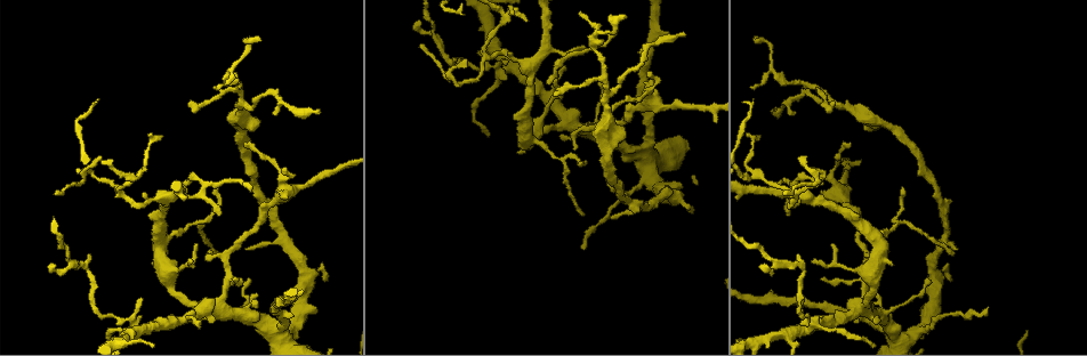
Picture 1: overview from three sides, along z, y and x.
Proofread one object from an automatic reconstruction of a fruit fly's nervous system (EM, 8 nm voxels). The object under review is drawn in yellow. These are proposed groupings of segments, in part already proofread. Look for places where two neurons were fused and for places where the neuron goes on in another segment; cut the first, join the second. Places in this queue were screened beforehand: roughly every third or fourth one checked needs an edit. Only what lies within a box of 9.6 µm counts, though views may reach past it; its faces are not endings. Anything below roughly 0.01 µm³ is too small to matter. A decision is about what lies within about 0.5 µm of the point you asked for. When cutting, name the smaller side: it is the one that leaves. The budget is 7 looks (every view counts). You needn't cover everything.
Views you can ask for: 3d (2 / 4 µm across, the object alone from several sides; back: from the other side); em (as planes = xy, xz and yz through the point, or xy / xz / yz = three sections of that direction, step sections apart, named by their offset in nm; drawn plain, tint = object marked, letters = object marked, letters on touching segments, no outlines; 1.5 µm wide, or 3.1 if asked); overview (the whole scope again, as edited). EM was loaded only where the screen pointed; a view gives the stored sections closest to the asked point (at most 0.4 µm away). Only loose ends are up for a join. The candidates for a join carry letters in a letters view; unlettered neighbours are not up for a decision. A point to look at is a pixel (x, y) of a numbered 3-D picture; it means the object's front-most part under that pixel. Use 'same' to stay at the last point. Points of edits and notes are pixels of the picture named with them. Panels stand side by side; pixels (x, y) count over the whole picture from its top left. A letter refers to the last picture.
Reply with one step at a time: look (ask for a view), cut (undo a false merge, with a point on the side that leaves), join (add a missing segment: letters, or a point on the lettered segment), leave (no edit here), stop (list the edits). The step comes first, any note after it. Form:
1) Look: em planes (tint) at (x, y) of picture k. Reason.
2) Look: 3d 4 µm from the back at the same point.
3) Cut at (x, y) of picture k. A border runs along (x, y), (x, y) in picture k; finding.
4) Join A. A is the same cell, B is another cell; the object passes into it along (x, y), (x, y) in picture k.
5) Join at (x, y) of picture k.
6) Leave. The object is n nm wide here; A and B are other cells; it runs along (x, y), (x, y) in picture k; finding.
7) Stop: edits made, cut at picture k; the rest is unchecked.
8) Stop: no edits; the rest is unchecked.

Look: 3d 4 µm at (142, 300) of picture 1. Tapers out.

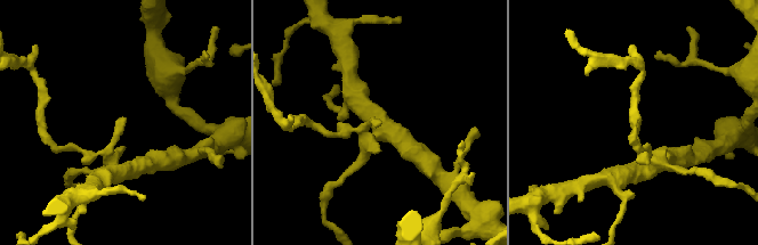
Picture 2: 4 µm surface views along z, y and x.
Look: em planes (letters) at (126, 119) of picture 2.

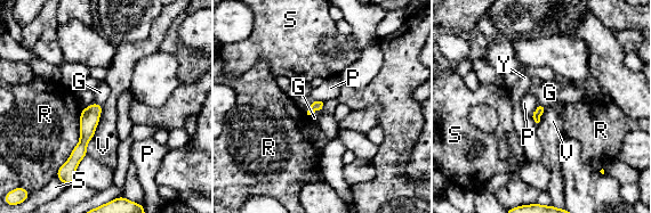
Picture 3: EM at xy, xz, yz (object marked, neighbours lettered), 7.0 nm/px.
Leave. G, P, R, S, V and Y are other cells; it runs along (99, 107), (67, 164) in picture 3; none of them fits.

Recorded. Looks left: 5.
Look: em xy step 4 (tint) at (141, 172) of picture 1. Arms part here.

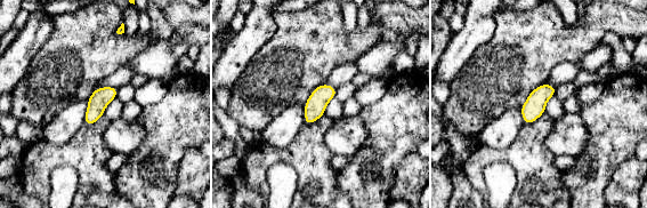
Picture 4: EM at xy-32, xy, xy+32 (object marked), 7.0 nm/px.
Look: em yz step 4 (letters) at the same point.

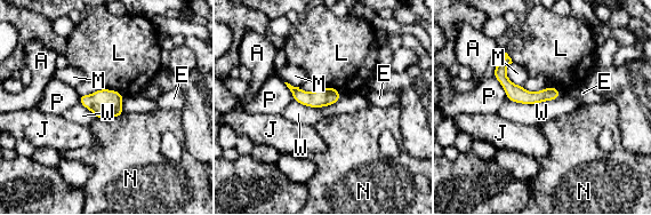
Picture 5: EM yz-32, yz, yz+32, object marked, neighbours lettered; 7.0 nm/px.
Leave. The longest contact is with W, 380 nm; A, E, J, L, M, N, P and W are other cells; it runs along (499, 64), (517, 94), (556, 94) in picture 5; all the same neuron.

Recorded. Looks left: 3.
Look: 3d 4 µm at (770, 111) of picture 1. An open end.

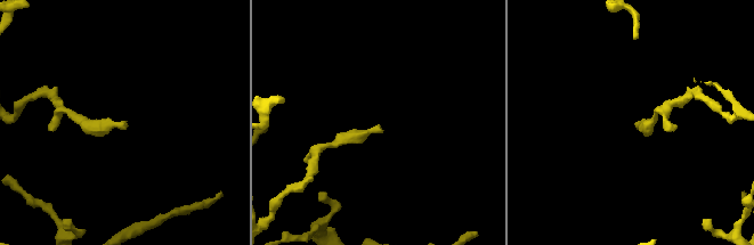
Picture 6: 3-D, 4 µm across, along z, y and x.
Look: em planes (plain) at (379, 130) of picture 6. Need the tissue.

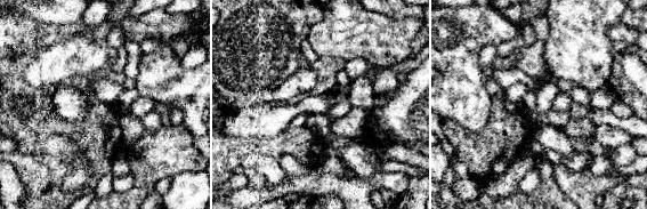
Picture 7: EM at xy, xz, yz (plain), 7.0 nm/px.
Look: em planes (letters) at the same point.

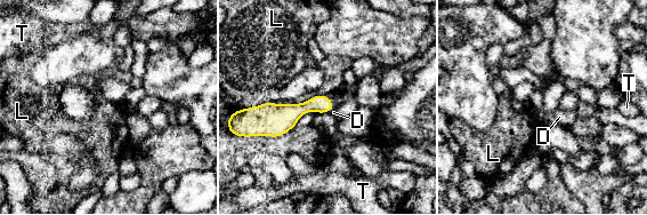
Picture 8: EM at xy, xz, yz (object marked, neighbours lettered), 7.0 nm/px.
Leave. D, L and T are other cells; a border runs along (336, 105), (328, 111) in picture 8; no lettered segment goes on from it.

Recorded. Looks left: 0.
Stop: no edits; the rest is unchecked.

